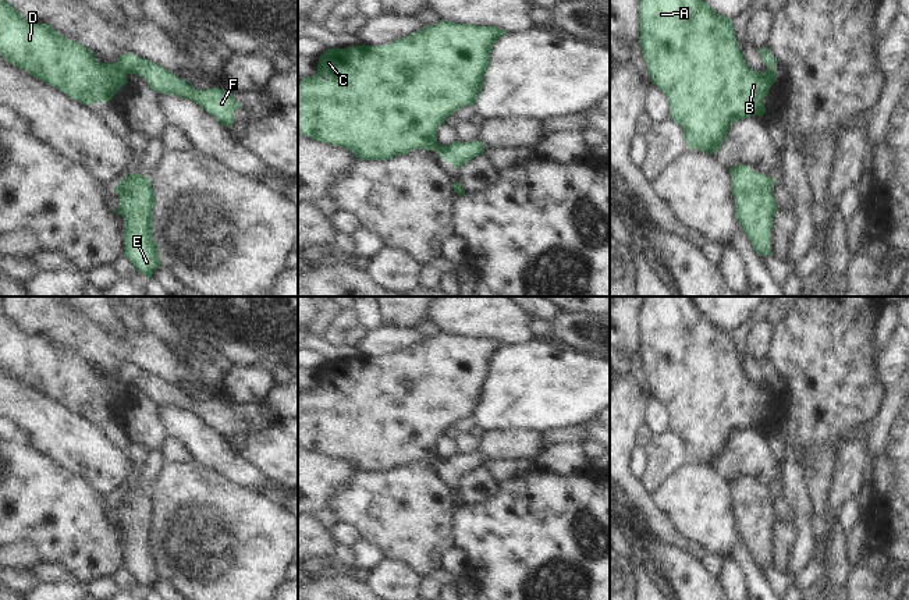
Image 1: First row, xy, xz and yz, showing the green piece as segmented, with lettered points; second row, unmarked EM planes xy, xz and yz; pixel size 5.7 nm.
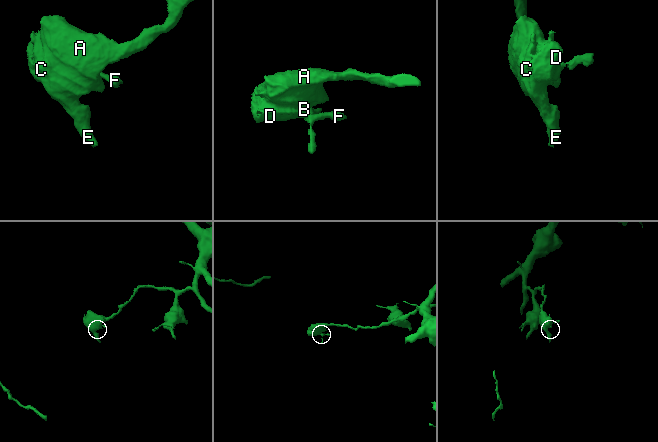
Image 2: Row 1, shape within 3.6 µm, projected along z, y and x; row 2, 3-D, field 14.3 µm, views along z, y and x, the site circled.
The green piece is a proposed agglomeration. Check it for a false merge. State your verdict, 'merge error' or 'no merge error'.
merge error

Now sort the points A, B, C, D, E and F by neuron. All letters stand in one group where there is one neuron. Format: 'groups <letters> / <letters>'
groups A B C D E / F

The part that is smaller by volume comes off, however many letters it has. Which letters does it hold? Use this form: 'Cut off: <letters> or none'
Cut off: F.

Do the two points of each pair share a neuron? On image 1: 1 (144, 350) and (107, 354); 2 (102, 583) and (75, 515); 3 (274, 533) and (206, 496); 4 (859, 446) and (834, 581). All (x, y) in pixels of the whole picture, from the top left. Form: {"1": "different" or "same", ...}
{"1": "same", "2": "different", "3": "same", "4": "different"}

